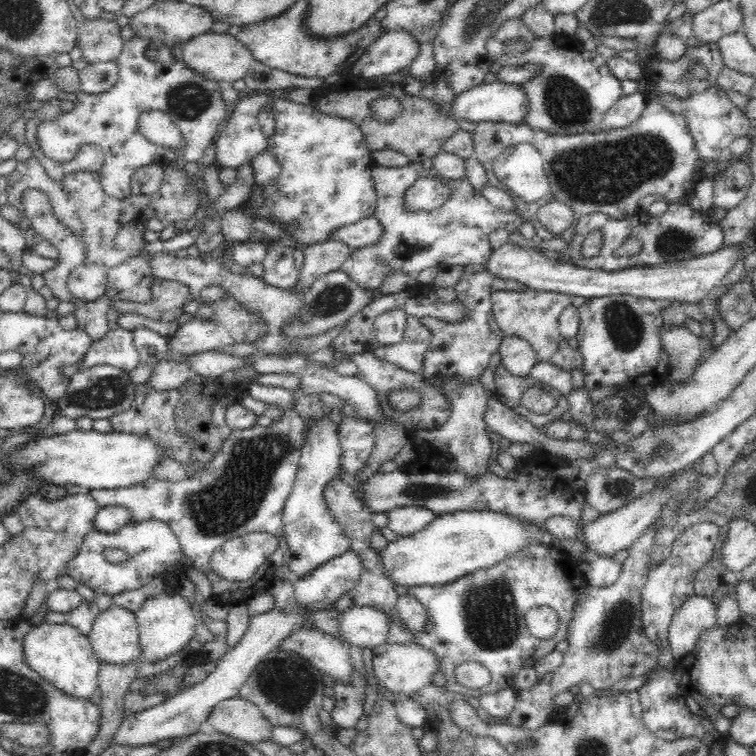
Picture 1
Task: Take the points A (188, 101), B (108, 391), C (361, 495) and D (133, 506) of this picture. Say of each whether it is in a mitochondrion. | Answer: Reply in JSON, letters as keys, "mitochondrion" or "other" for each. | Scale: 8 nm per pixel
{"A":"mitochondrion","B":"mitochondrion","C":"other","D":"other"}

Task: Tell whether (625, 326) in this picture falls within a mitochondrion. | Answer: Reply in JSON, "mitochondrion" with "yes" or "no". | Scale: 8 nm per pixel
{"mitochondrion":"yes"}

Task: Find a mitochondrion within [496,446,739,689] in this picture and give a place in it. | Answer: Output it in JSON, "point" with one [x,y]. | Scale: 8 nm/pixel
{"point":[618,626]}

